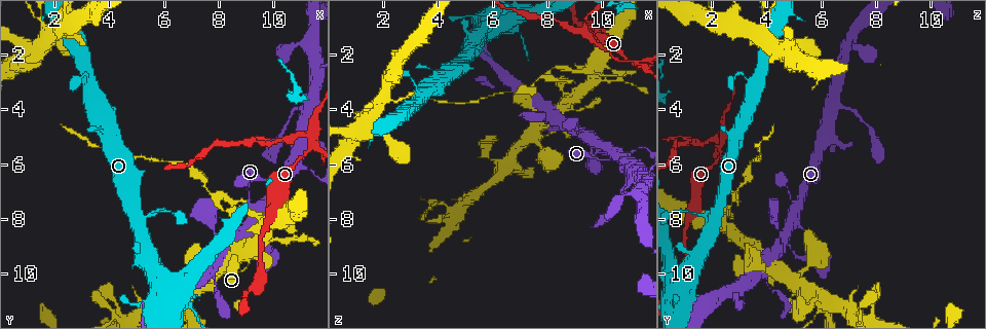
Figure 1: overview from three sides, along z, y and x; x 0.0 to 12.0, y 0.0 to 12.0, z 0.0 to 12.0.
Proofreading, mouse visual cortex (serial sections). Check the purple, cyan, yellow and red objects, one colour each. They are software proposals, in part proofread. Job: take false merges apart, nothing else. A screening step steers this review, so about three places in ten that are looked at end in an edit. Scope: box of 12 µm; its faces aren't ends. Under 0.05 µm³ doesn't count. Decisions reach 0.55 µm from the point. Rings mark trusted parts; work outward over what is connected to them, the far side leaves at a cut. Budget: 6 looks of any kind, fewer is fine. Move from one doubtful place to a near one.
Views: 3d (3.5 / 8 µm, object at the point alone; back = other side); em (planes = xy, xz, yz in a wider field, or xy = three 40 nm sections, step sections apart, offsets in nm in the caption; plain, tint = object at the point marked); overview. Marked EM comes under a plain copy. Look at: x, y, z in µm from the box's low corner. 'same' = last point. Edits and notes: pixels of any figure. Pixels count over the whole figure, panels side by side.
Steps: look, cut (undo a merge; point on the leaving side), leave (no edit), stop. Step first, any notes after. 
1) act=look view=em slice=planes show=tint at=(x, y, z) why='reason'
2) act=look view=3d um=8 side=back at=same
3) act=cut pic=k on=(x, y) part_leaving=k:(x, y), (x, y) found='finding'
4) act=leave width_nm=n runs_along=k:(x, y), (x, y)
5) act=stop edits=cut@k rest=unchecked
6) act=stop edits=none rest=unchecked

act=look view=3d um=3.5 side=back at=(7.6, 9.8, 3.8) why='two arms in line, one across'

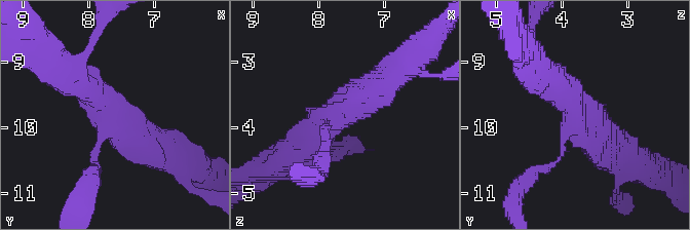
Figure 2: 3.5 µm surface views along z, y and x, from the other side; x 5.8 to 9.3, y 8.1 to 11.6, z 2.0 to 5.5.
act=look view=em slice=xy step=2 show=tint at=(7.60, 9.80, 3.70) arms=3 arm_widths_nm=100,450,500 why='now the EM'

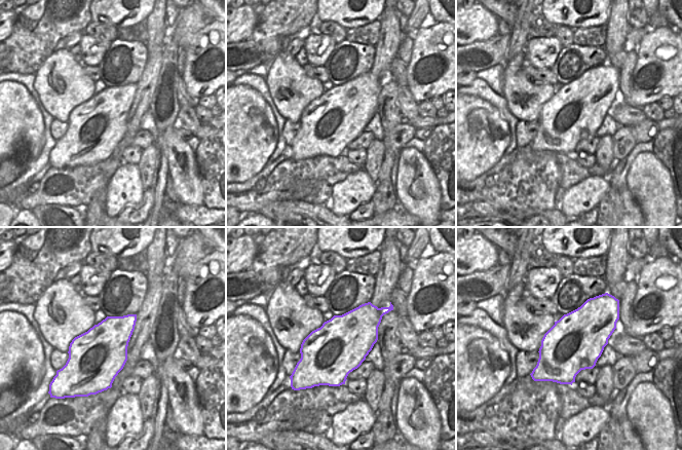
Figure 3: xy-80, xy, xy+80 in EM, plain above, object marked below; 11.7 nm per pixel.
act=leave runs_along=2:(297, 148), (394, 71) found='continuous, no second cell'

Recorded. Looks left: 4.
act=look view=3d um=3.5 at=(5.6, 7.9, 1.5) why='calibre changes'

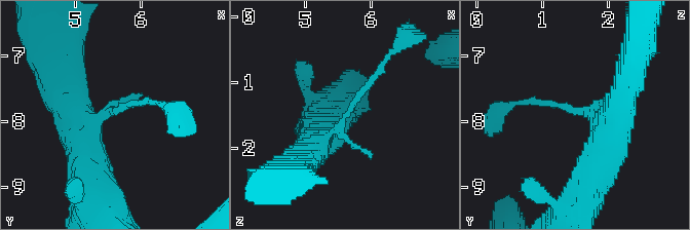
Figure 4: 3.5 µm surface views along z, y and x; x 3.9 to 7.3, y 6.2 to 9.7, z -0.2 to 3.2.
act=look view=em slice=xy step=1 show=tint at=(5.65, 7.85, 1.45)

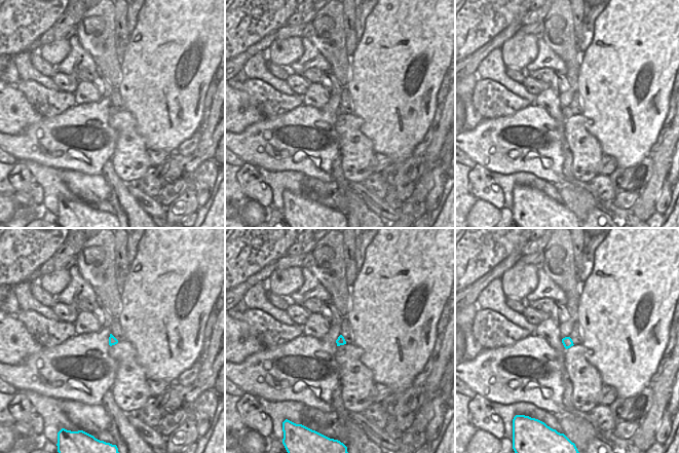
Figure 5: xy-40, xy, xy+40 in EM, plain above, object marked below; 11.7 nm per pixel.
act=look view=em slice=planes show=tint at=same

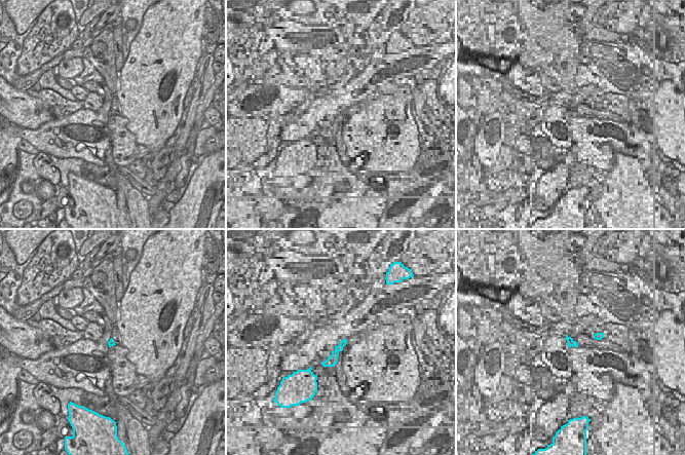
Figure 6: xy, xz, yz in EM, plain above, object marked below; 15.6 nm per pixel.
act=leave runs_along=4:(303, 156), (341, 125), (382, 62) found='continuous, no second cell'

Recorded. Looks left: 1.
act=stop edits=none rest=unchecked

